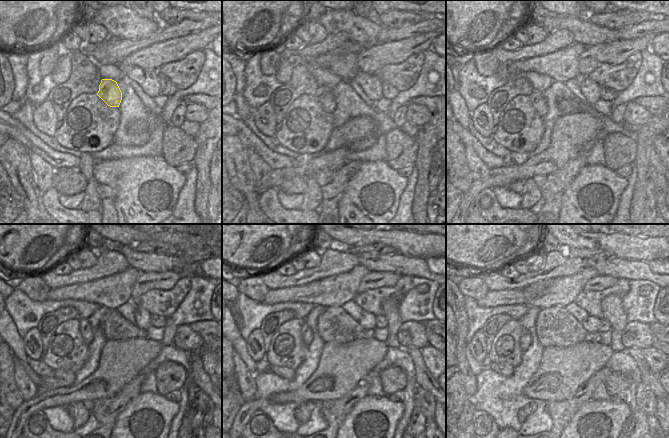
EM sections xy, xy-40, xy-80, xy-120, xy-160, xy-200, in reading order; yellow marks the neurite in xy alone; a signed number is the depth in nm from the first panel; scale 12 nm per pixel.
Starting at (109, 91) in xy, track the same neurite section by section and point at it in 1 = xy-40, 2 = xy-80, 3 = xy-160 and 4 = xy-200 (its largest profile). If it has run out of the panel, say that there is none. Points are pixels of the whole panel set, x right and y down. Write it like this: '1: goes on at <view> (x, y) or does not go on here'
1: goes on at xy-40 (327, 99)
2: goes on at xy-80 (558, 91)
3: goes on at xy-160 (307, 334)
4: goes on at xy-200 (525, 341)

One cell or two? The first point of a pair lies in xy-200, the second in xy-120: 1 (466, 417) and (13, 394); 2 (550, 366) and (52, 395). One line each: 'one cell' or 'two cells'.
1: two cells
2: one cell

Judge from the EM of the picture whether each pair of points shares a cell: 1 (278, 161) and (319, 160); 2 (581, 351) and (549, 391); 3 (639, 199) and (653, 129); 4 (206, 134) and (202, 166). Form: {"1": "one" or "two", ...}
{"1": "two", "2": "one", "3": "one", "4": "one"}

